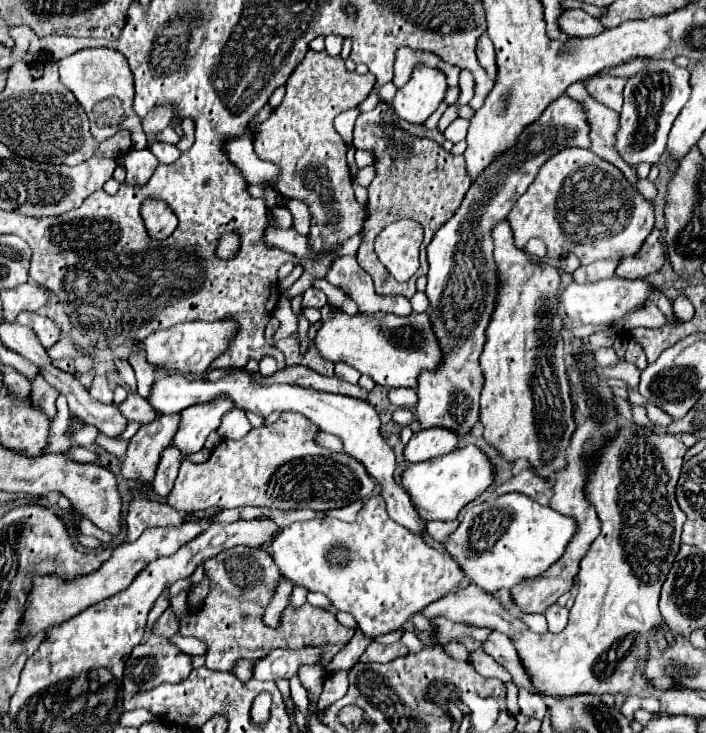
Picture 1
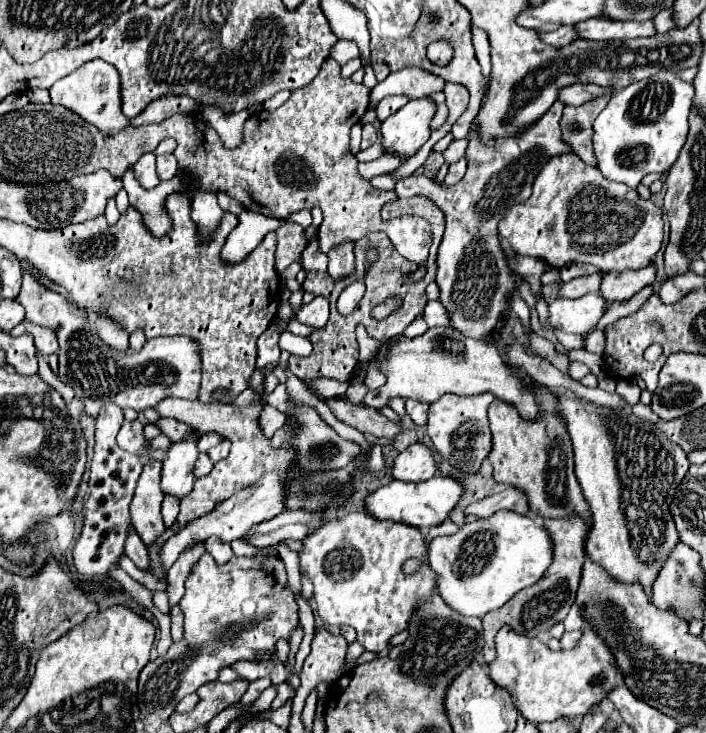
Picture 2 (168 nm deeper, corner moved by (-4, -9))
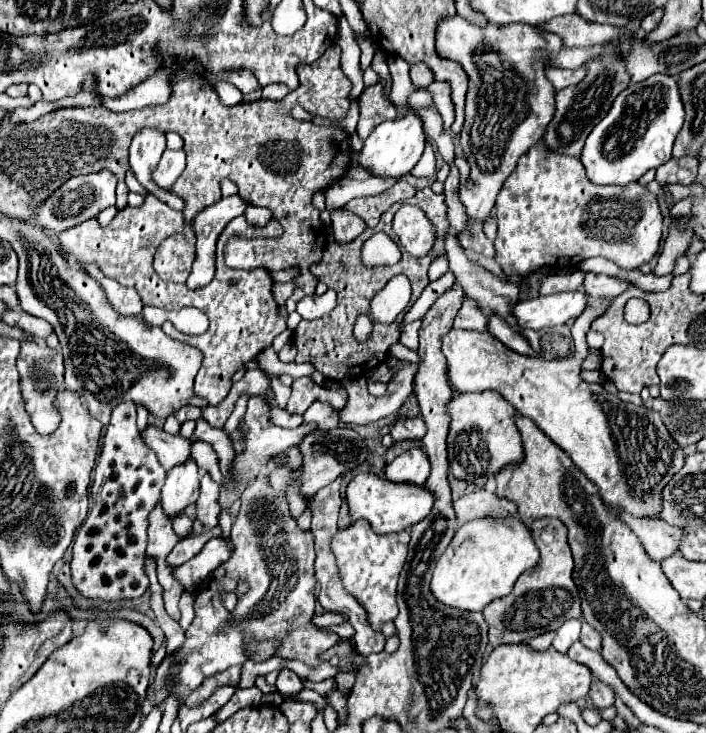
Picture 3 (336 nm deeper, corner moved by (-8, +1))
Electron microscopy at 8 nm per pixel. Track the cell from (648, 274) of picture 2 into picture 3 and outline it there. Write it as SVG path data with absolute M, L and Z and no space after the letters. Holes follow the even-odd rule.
M587 273L585 275L585 293L591 293L591 297L615 297L623 293L631 283L621 279L621 277L611 277L611 275L595 275Z

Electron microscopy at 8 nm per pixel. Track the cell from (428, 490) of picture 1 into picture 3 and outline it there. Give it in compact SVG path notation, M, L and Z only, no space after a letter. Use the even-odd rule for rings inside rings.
M357 473L347 485L347 503L351 509L351 519L367 519L375 533L399 533L419 521L423 521L435 503L433 491L425 485L413 483L393 483L373 473Z

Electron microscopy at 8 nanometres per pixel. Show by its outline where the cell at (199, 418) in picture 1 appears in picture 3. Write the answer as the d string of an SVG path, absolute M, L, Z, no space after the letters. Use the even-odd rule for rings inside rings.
M193 457L185 463L175 465L167 471L165 485L161 489L161 505L163 511L173 517L175 513L185 511L189 505L197 501L199 495L199 467Z

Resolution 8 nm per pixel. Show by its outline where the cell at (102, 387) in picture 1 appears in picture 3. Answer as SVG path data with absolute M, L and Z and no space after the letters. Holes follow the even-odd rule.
M125 401L111 413L111 421L105 427L99 461L89 485L89 515L79 527L73 541L71 575L75 587L85 597L101 599L131 599L145 593L149 587L143 559L147 545L147 515L161 499L161 485L165 481L165 469L159 465L155 453L151 453L141 441L135 425L135 405Z

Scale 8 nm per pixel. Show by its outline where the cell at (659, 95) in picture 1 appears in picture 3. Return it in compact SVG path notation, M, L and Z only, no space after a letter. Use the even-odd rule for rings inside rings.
M655 73L641 83L631 83L625 91L621 91L615 97L607 115L593 127L593 131L585 141L581 161L585 163L587 177L599 185L627 185L631 181L637 181L649 169L655 169L671 159L671 149L677 133L683 127L683 121L685 121L685 107L681 101L677 77Z

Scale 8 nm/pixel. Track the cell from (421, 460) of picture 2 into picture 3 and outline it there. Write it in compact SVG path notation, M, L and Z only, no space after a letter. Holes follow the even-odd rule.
M411 447L411 449L405 449L399 457L395 457L385 467L385 479L423 485L429 477L429 471L431 471L429 457L423 453L423 449Z

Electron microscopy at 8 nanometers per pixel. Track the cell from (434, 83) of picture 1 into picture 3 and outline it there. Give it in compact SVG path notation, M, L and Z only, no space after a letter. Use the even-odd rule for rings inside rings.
M409 111L399 119L383 121L381 125L375 127L375 131L365 139L361 151L361 165L369 167L377 177L403 177L417 165L423 147L425 147L423 119L415 111Z

